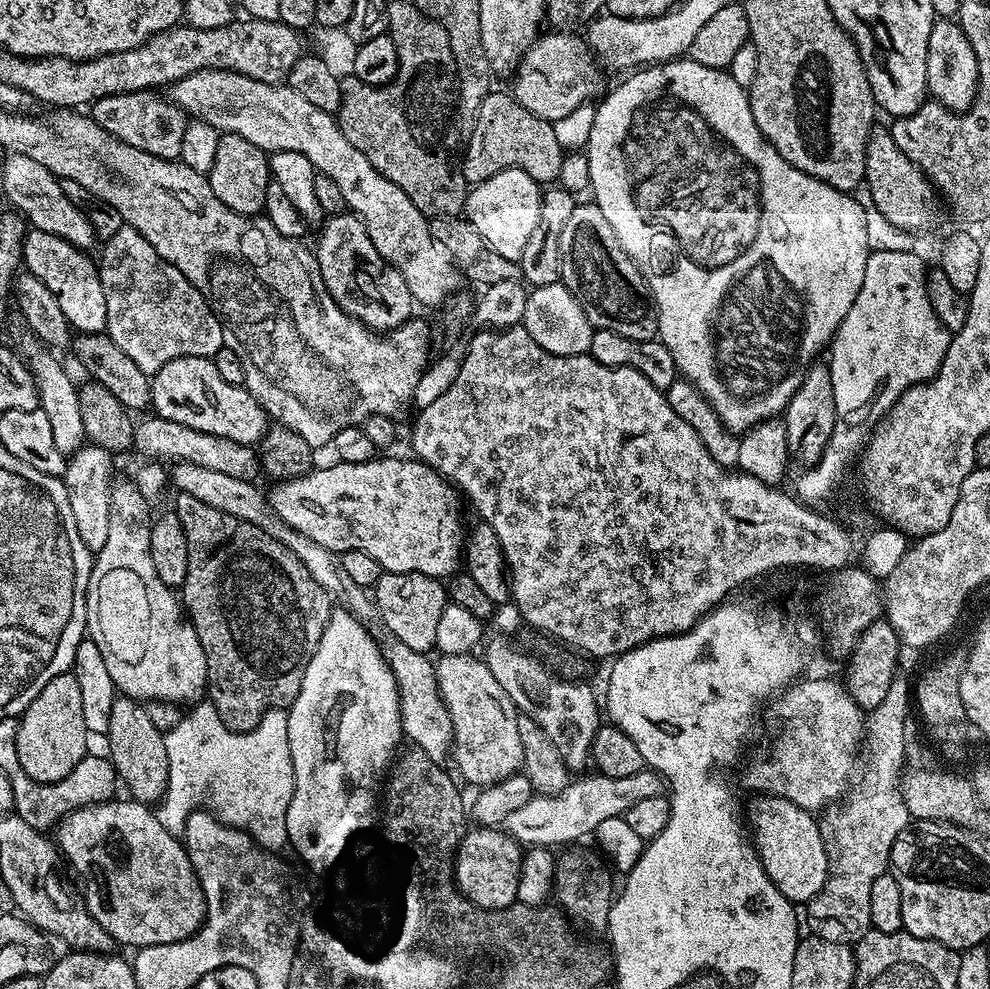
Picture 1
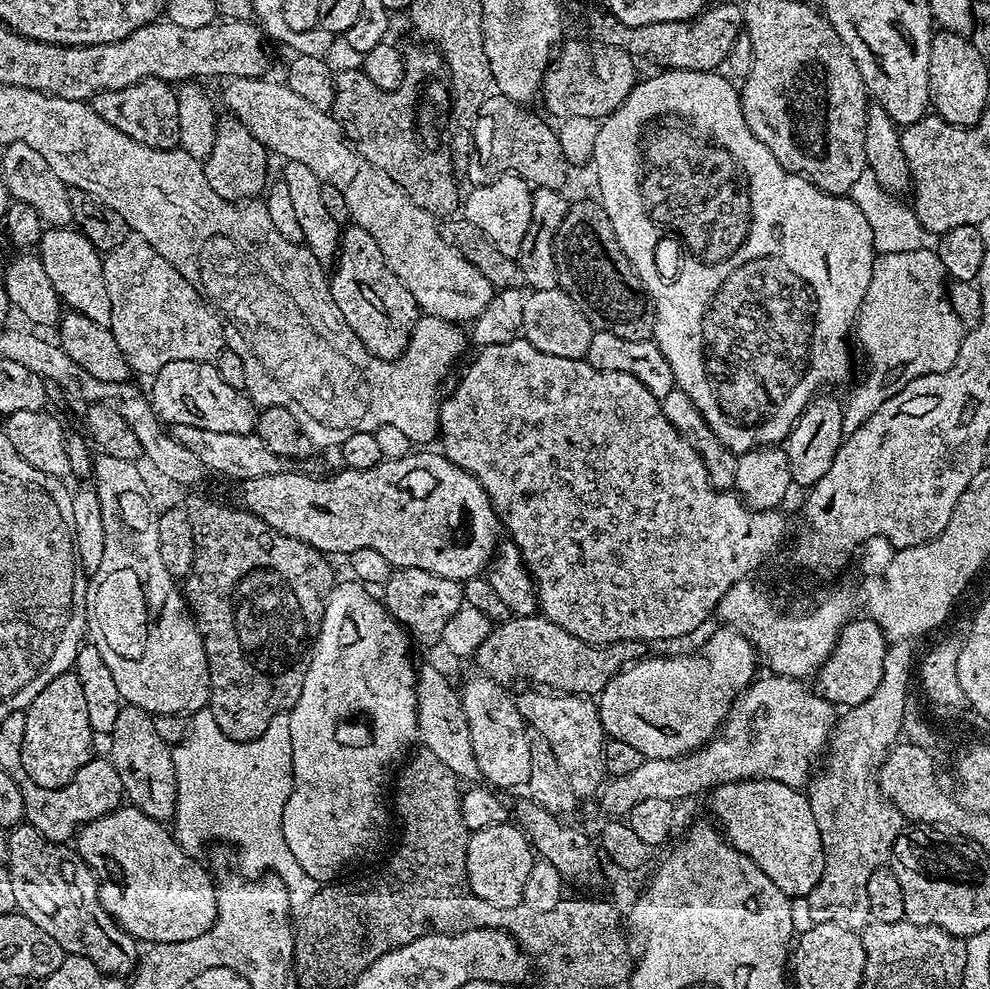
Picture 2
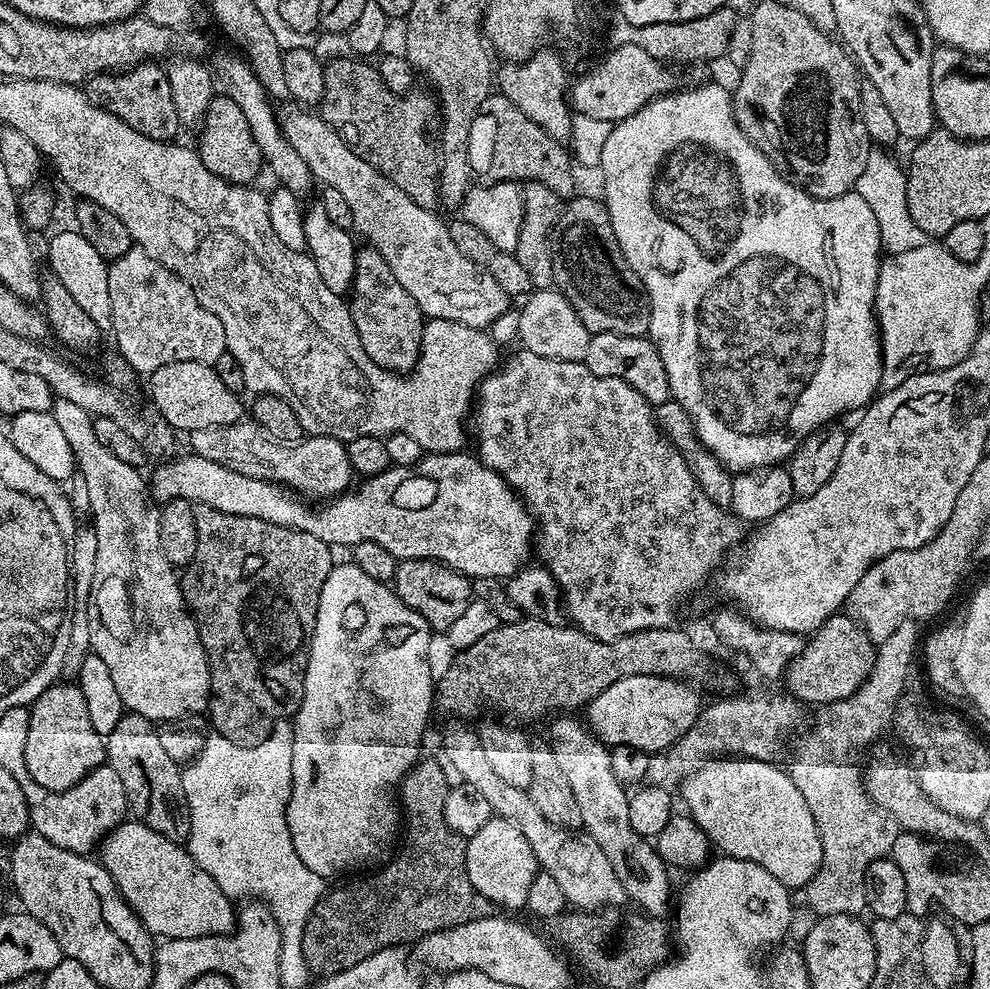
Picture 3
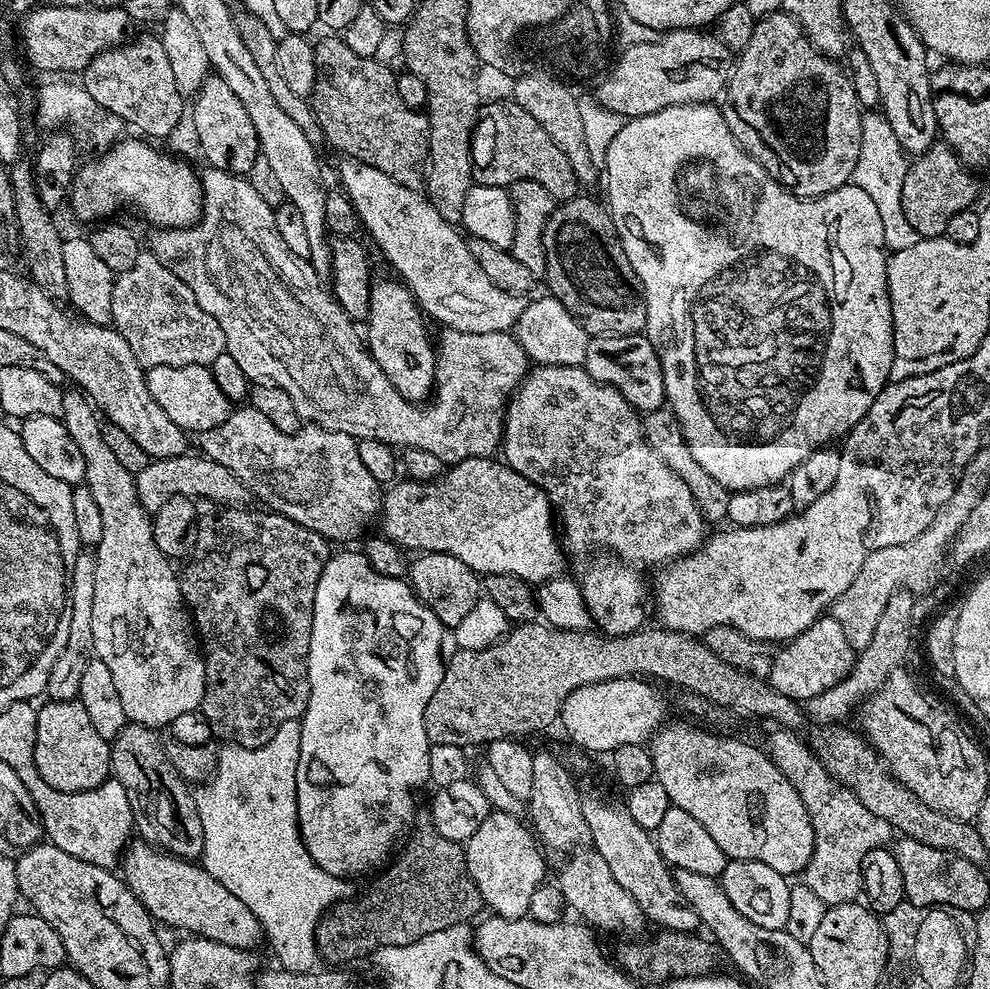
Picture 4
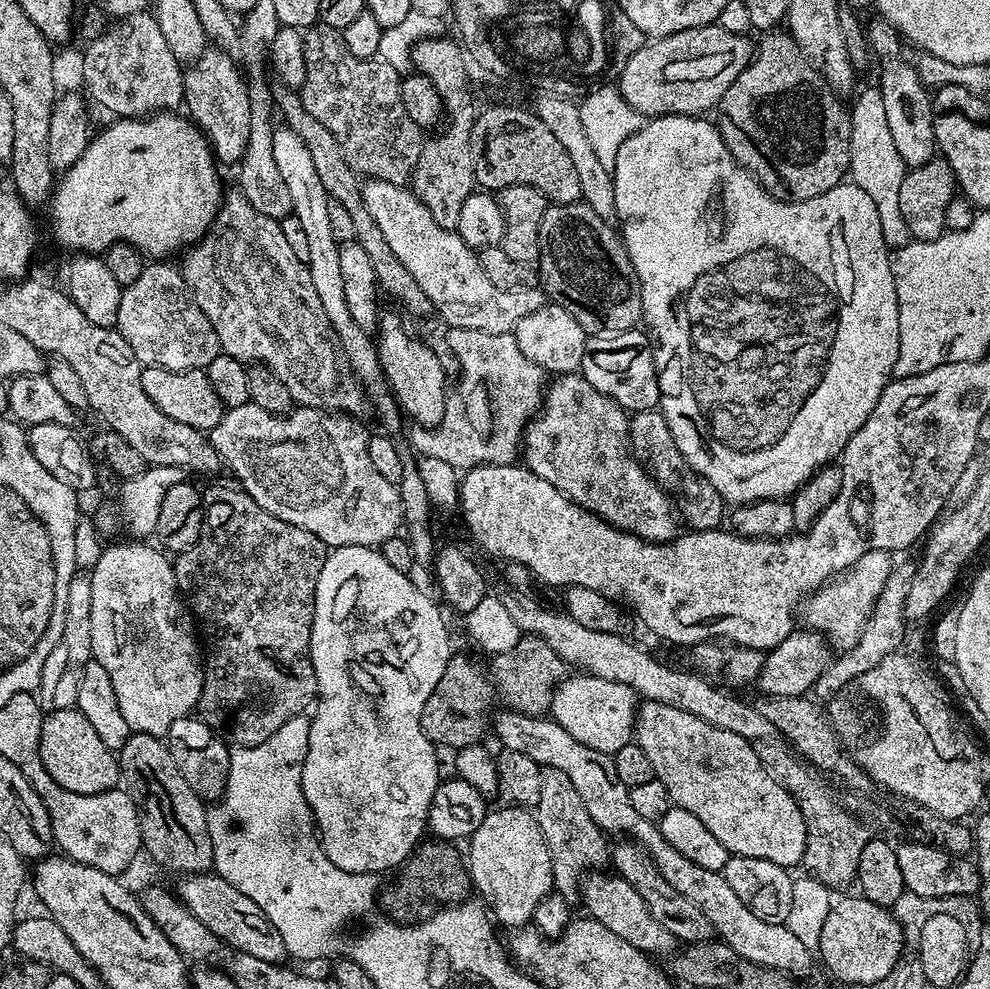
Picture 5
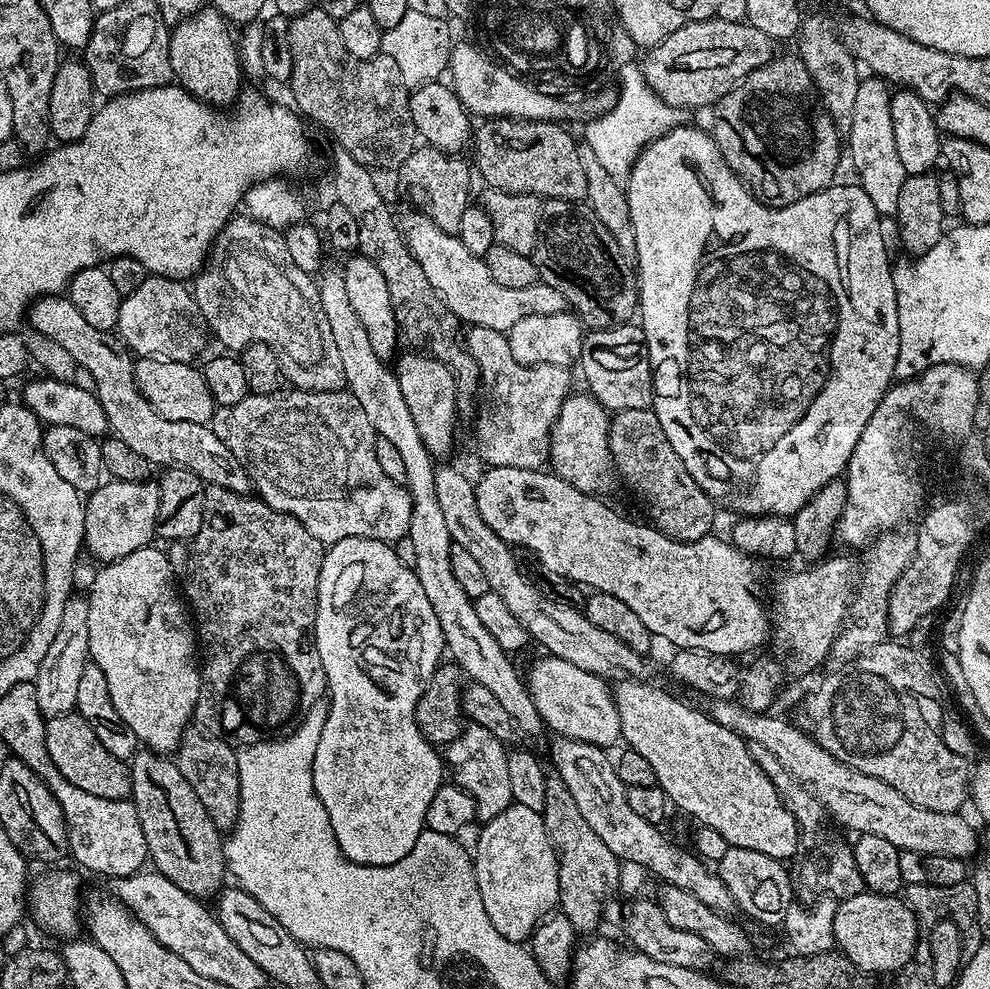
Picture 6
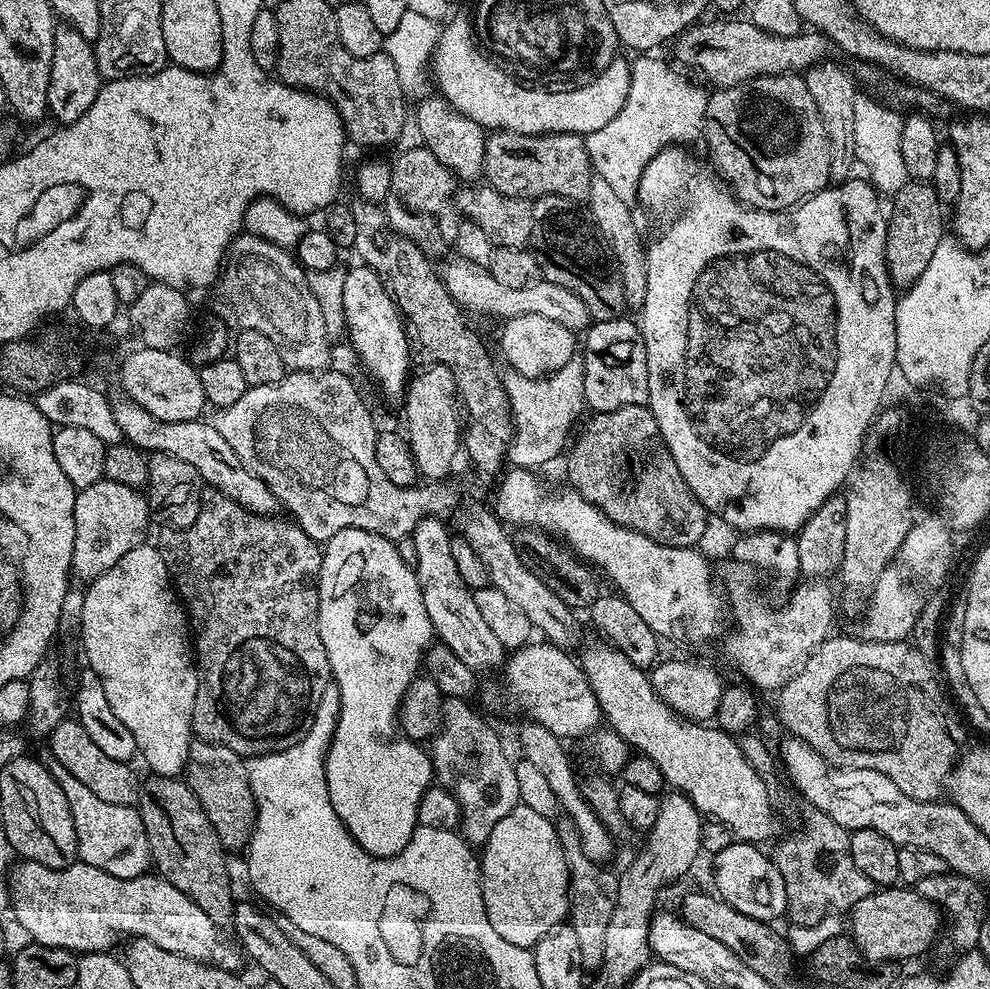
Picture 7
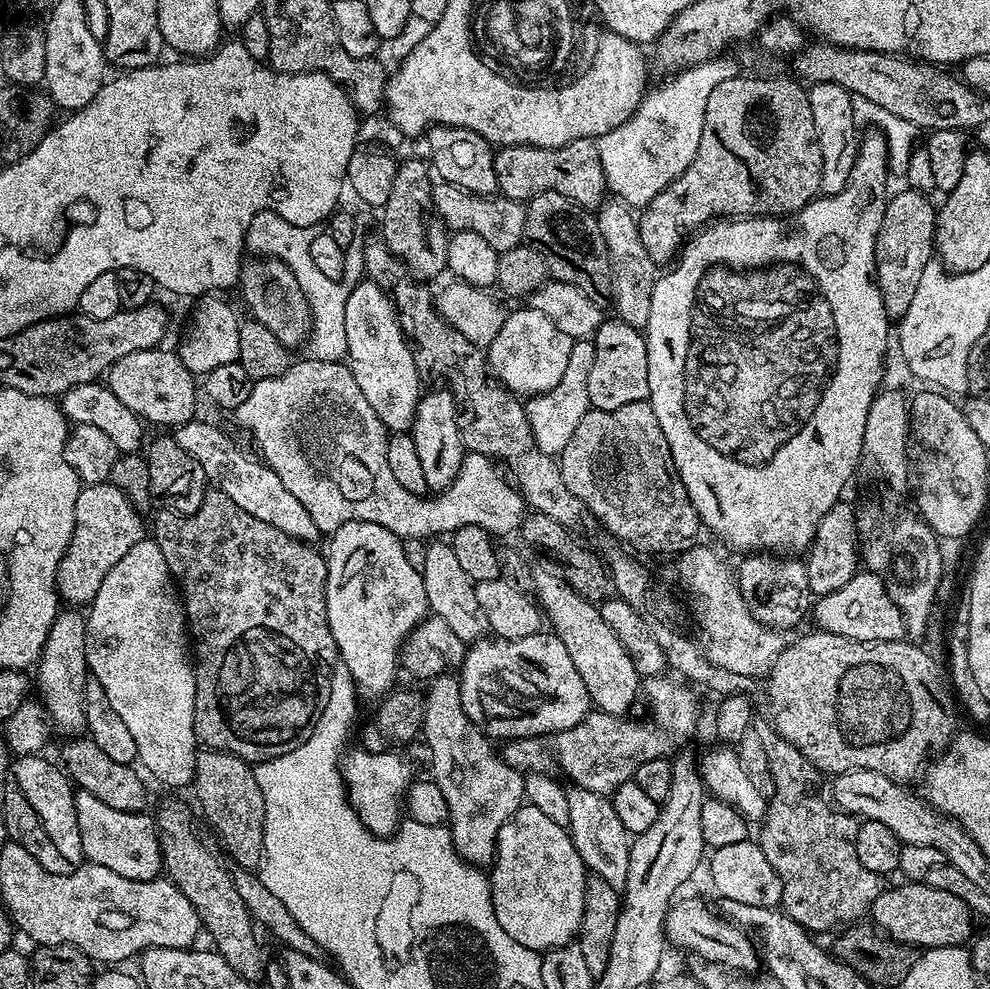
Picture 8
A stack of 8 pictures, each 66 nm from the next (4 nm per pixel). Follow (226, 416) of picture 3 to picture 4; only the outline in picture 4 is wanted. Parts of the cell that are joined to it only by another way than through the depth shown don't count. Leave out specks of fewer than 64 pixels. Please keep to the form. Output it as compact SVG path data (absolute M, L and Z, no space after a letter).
M195 364L179 368L178 366L154 366L147 369L148 389L154 394L154 402L162 406L163 412L170 417L170 422L183 428L185 433L199 434L206 430L214 430L214 426L222 426L226 418L234 411L233 401L222 394L218 382L214 382L214 374L207 364Z

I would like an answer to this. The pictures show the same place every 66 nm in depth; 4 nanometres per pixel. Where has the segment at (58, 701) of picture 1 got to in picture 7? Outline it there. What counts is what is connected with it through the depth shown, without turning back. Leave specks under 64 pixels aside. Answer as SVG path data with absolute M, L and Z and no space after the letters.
M66 718L61 724L54 726L51 736L47 737L46 744L52 751L51 759L61 764L70 774L74 774L74 778L78 778L78 782L82 782L82 786L88 787L94 794L94 798L102 798L102 802L114 802L114 806L127 808L133 807L139 801L142 780L141 777L136 777L136 772L132 769L133 765L114 762L114 758L108 757L90 739L90 734L86 734L79 720Z

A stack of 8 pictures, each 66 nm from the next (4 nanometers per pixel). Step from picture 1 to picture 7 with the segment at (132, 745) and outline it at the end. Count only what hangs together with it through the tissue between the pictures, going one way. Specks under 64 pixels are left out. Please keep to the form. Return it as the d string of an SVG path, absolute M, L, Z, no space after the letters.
M155 774L147 778L149 780L145 779L140 786L138 811L142 826L146 826L155 871L170 882L170 886L178 886L190 902L202 906L216 924L231 925L234 899L232 880L228 877L228 856L198 798L183 779Z

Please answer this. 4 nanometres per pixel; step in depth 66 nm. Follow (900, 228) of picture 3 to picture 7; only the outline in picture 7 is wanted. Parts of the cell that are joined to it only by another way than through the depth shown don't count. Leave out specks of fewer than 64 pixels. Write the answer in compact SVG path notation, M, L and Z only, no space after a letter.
M857 91L854 98L854 150L856 151L855 159L864 163L864 168L867 179L870 181L873 188L881 194L895 194L902 190L902 186L909 183L908 175L906 174L906 165L902 159L902 126L904 121L901 113L896 113L895 107L889 106L887 103L879 104L875 100L875 95L869 94L867 91Z

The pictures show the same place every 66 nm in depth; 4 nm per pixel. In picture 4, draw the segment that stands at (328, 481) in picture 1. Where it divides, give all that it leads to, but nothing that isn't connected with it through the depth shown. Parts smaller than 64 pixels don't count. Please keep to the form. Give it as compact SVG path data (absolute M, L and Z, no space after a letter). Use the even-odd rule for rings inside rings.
M185 454L171 456L161 460L149 459L146 470L135 473L136 490L135 499L140 507L148 513L154 514L162 510L162 505L175 496L191 496L200 500L214 500L219 504L240 506L249 499L248 487L234 475L222 462L214 462L203 454ZM486 456L466 458L451 465L447 471L427 483L411 478L402 480L393 483L383 493L382 511L378 517L378 524L384 527L381 528L382 535L393 540L399 548L413 548L413 553L416 554L454 554L454 558L466 562L466 566L470 566L470 570L478 574L520 576L532 586L539 586L565 571L566 552L554 523L554 509L548 495L537 484L522 478L522 474L499 459Z

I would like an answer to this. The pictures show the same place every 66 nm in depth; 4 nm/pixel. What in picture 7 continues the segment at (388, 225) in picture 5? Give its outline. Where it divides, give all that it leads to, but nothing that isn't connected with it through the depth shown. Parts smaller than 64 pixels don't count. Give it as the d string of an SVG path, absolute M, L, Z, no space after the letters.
M455 254L449 256L444 268L439 269L440 278L461 309L469 313L470 311L485 312L488 316L497 316L497 321L500 322L518 318L522 314L542 314L542 318L562 322L562 326L577 334L583 333L589 327L590 317L586 310L586 302L582 302L578 294L566 290L566 286L558 286L554 282L541 278L526 286L518 286L518 290L513 290L510 286L502 286L502 282L496 281L489 274L487 267Z

